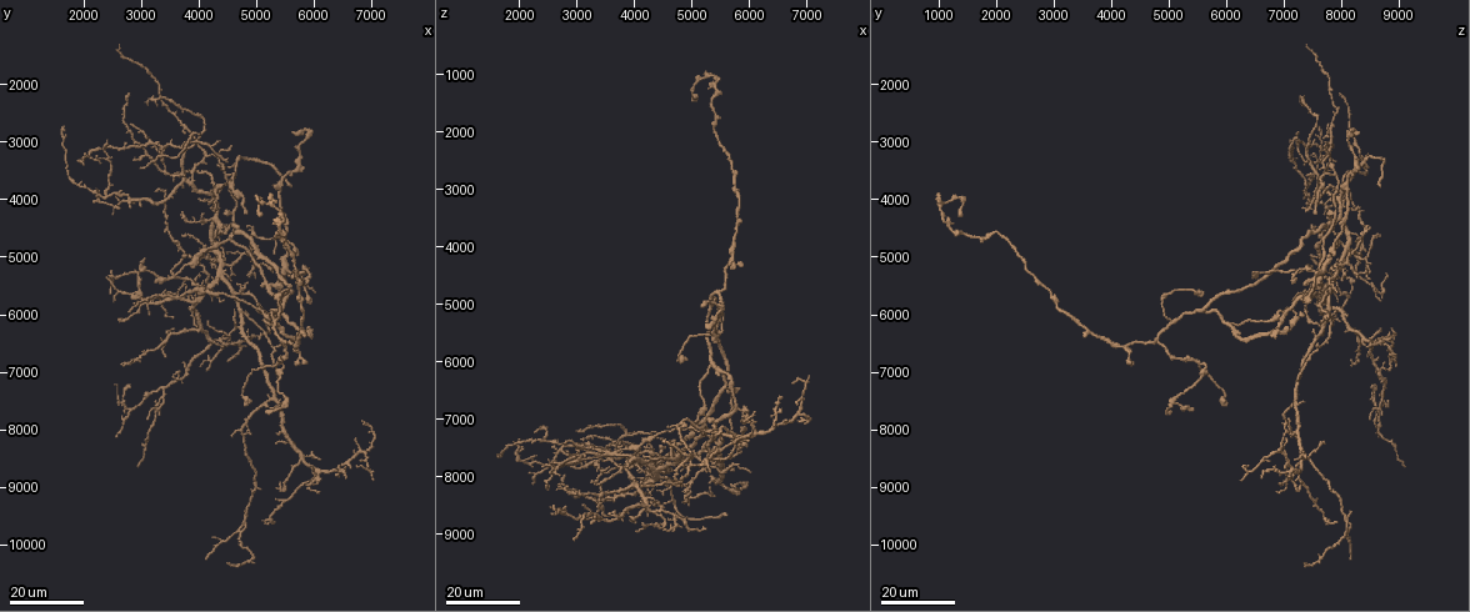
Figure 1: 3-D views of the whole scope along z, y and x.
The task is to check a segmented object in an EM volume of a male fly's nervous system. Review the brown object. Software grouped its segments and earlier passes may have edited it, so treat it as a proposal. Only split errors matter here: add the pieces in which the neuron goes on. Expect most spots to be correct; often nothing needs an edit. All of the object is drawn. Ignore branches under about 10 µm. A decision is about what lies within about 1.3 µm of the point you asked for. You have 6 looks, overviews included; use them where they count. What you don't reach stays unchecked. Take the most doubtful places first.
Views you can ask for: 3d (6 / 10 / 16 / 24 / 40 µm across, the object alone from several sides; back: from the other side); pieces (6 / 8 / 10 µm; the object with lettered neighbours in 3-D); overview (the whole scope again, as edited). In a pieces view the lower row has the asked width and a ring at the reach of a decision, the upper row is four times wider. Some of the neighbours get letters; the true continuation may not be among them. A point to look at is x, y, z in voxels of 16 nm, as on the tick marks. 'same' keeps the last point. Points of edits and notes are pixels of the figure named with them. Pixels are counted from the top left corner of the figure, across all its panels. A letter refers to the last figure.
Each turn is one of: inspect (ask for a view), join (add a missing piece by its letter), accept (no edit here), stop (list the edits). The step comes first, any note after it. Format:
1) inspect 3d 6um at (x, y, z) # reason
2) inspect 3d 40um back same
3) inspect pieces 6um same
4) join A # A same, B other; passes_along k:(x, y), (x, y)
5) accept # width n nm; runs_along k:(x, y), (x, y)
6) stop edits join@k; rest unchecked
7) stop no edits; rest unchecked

inspect 3d 24um at (5600, 3750, 8650) # free end

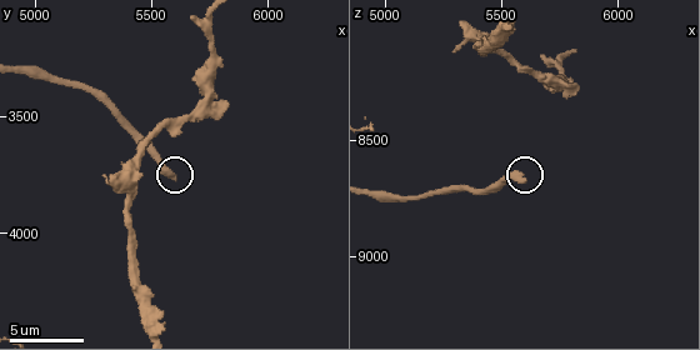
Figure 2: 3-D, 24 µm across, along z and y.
inspect pieces 10um at (5600, 3760, 8670)

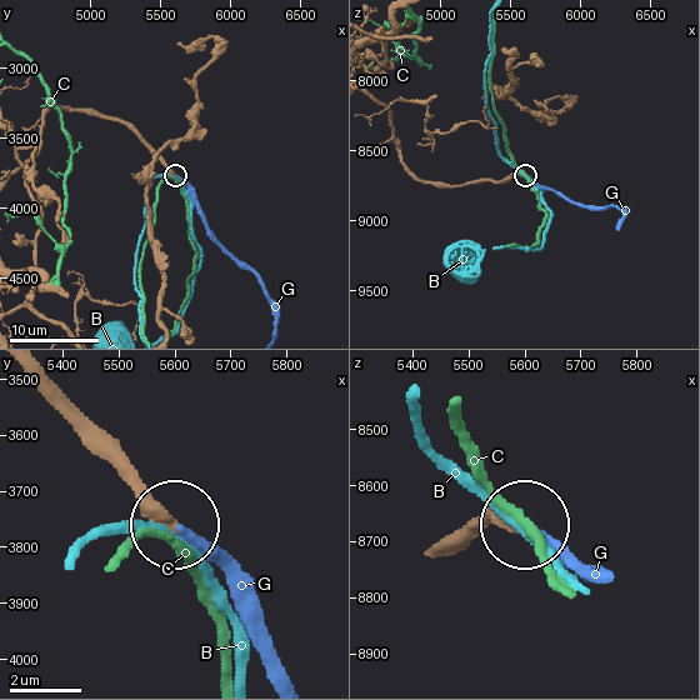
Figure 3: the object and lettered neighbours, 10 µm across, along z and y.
join G # B other, C other, G same; it goes on there

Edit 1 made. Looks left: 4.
inspect 3d 16um at (4600, 5950, 7350) # tapers out

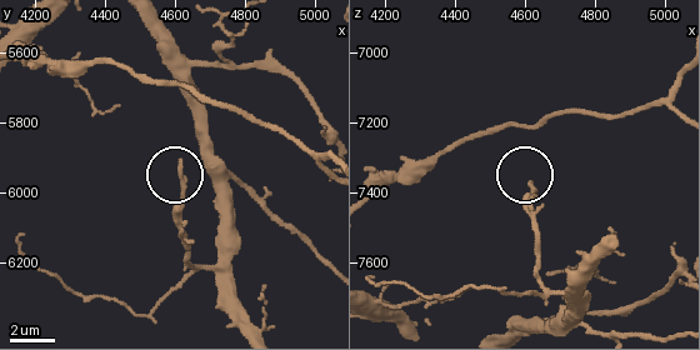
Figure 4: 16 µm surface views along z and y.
inspect pieces 8um at (4620, 5920, 7370)

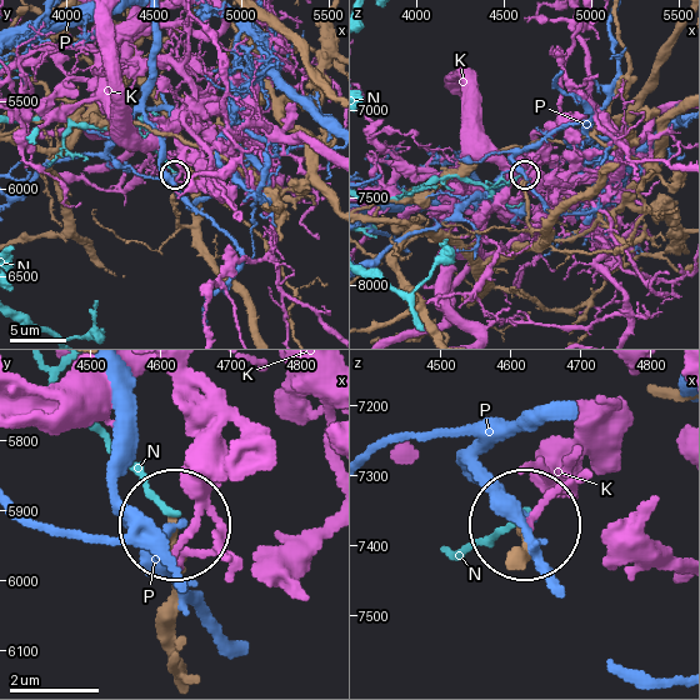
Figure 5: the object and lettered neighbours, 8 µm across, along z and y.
accept # width 180 nm; K other, N other, P other; runs_along 5:(179, 661), (171, 531); none of them fits

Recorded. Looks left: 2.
stop edits join@3; rest unchecked

